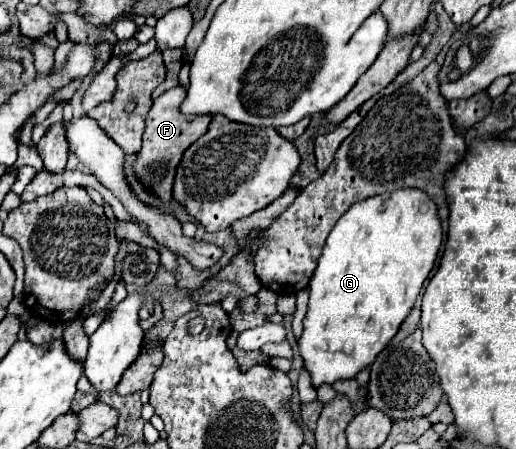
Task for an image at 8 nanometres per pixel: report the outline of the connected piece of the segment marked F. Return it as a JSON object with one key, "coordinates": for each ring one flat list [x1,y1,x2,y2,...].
{"coordinates":[[176,86,176,88,166,90,162,96,158,96,154,100,154,106,148,112,148,118,146,118,144,146,142,146,140,156,136,160,136,172,138,172,140,180,148,188,152,188,164,202,168,202,170,196,172,196,174,172,176,172,176,166,178,166,182,154,186,152,186,148,190,144,194,144,208,130,208,124,212,120,210,114,202,114,202,116,182,114,180,104,184,102,184,98,186,98,186,88]]}

